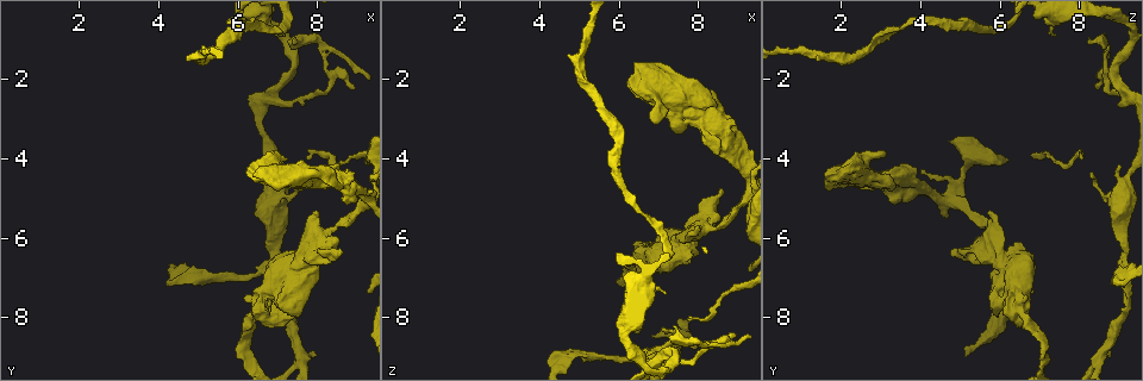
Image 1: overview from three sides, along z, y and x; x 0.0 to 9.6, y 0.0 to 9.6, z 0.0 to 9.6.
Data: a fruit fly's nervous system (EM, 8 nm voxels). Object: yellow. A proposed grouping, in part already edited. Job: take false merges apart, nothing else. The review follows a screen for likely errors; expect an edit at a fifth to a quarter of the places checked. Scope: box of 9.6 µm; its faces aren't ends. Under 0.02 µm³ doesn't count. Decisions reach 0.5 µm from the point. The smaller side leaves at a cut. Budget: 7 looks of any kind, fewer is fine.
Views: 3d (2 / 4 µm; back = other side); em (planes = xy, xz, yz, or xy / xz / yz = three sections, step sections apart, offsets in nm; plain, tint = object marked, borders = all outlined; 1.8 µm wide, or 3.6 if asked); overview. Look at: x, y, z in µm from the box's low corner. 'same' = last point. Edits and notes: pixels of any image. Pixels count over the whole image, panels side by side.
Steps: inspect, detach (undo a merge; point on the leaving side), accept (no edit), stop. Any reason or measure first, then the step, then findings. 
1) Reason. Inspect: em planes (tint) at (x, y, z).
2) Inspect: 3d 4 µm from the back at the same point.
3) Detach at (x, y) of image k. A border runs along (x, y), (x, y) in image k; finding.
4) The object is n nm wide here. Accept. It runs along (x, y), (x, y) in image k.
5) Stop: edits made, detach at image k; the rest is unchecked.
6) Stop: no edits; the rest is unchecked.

Two arms at a narrow angle. Inspect: 3d 2 µm at (8.60, 4.50, 3.65).

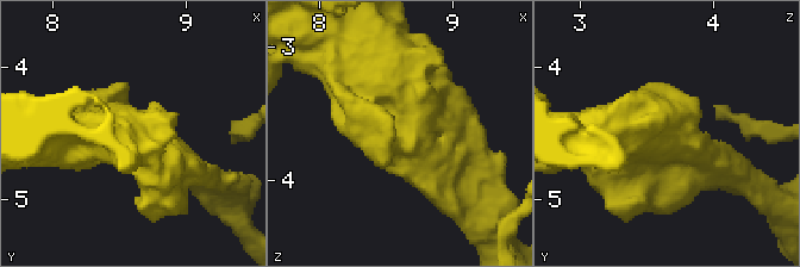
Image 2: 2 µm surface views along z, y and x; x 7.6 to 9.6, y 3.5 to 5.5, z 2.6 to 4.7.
Inspect: em xy step 4 (tint) at (8.60, 4.54, 3.62).

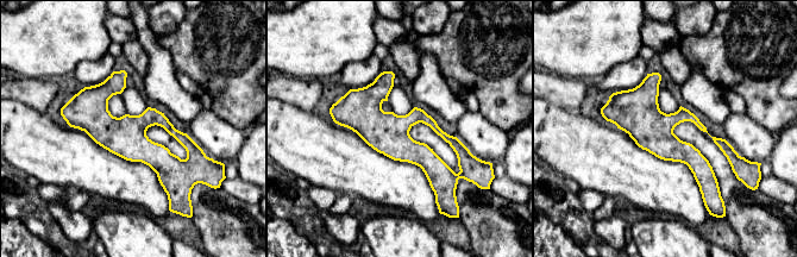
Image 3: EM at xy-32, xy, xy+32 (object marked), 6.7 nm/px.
Inspect: em planes (borders) at the same point.

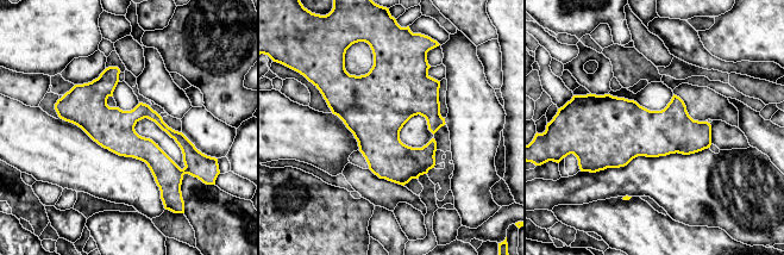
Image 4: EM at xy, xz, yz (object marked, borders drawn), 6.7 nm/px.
Accept. It runs along (58, 105), (152, 114), (192, 154) in image 4; all the same cell.

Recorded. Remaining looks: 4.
Calibre changes. Inspect: em planes (borders) at (8.05, 5.90, 5.75).

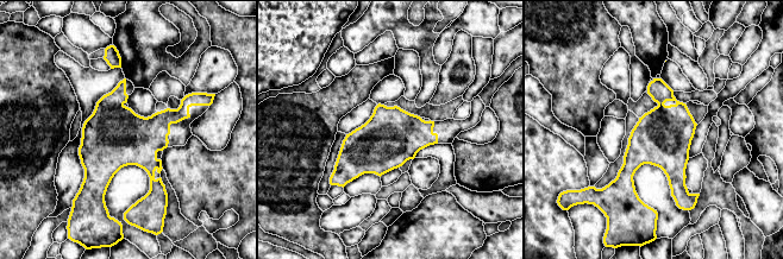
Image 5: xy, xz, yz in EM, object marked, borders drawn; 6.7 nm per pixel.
Accept. One cell here.

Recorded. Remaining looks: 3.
Branch point. Inspect: 3d 4 µm at (6.55, 7.70, 6.45).

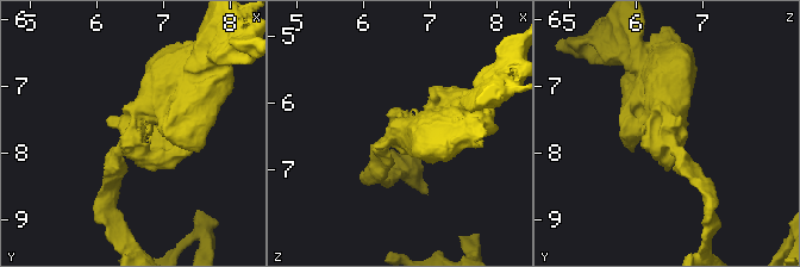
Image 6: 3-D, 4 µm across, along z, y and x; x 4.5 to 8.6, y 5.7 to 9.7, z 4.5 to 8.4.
Inspect: em 3.6 µm planes (tint) at (6.55, 7.80, 6.40).

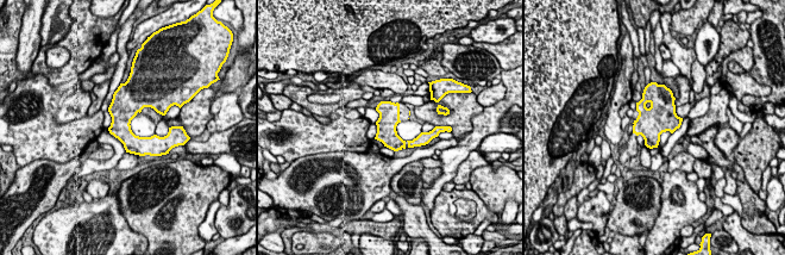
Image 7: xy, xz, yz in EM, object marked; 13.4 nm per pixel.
The object is 280 nm wide here. Accept. All the same cell.

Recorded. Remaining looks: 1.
Stop: no edits; the rest is unchecked.

